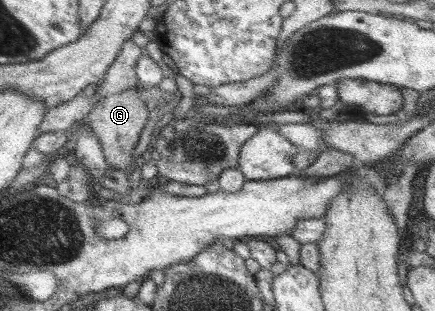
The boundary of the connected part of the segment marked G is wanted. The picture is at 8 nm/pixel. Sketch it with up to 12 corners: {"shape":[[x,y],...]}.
{"shape":[[133,86],[103,96],[80,124],[111,168],[130,170],[147,121]]}

